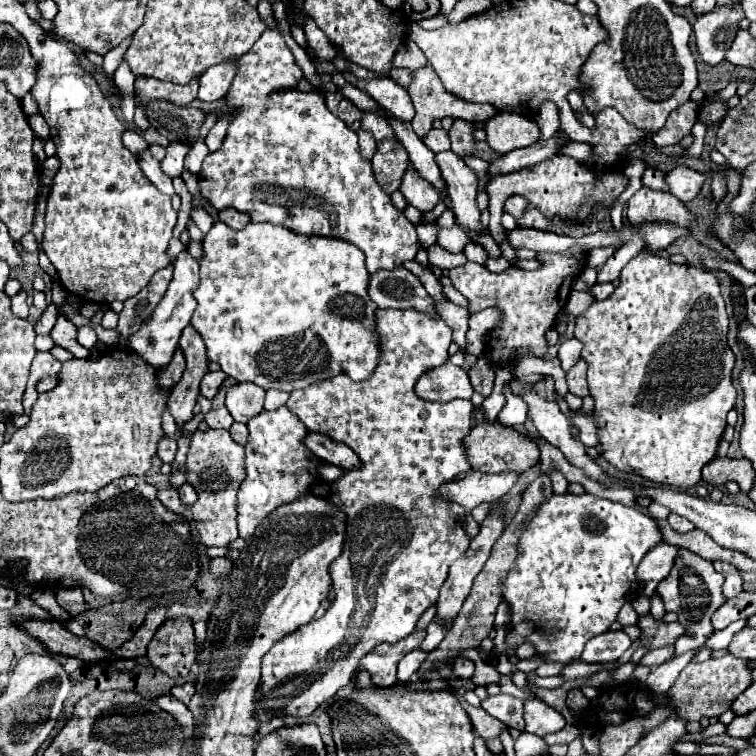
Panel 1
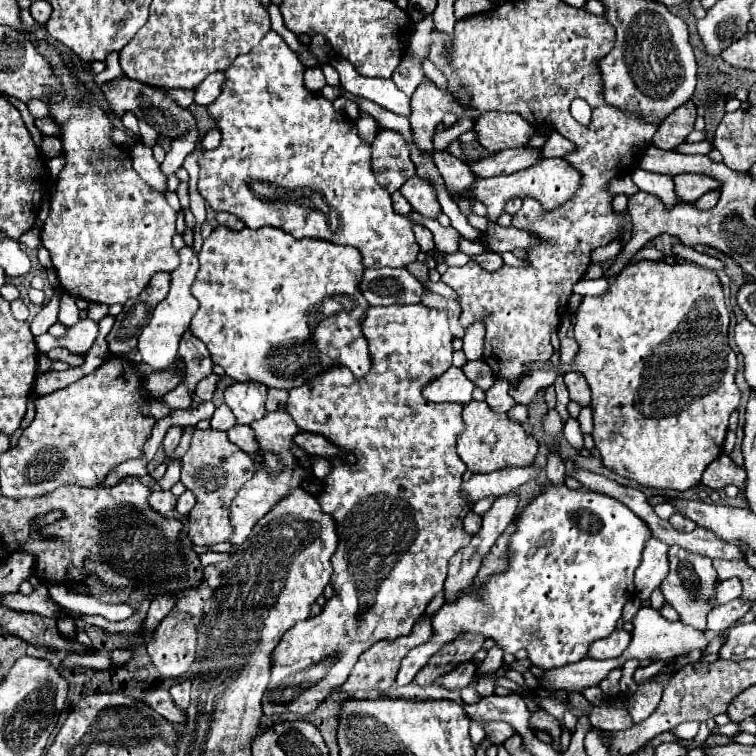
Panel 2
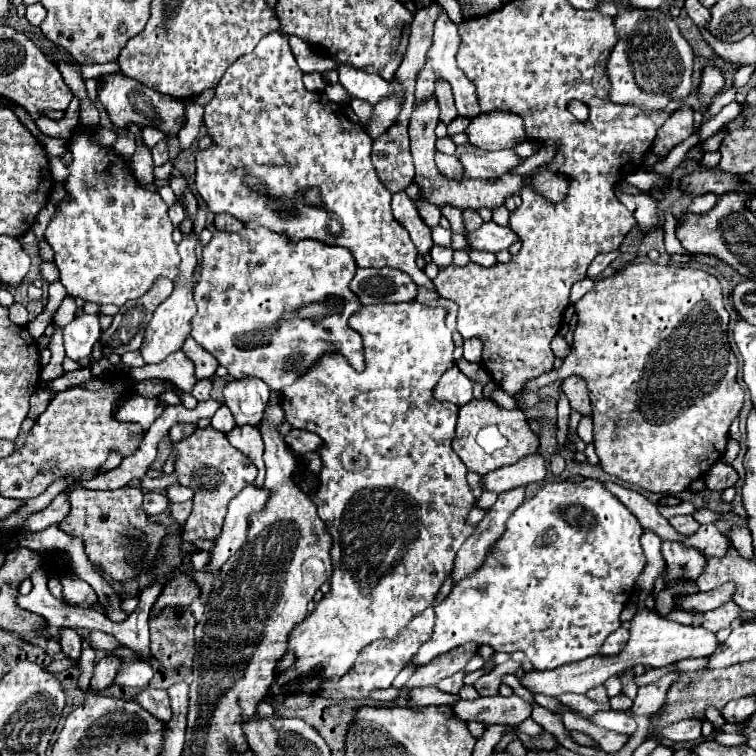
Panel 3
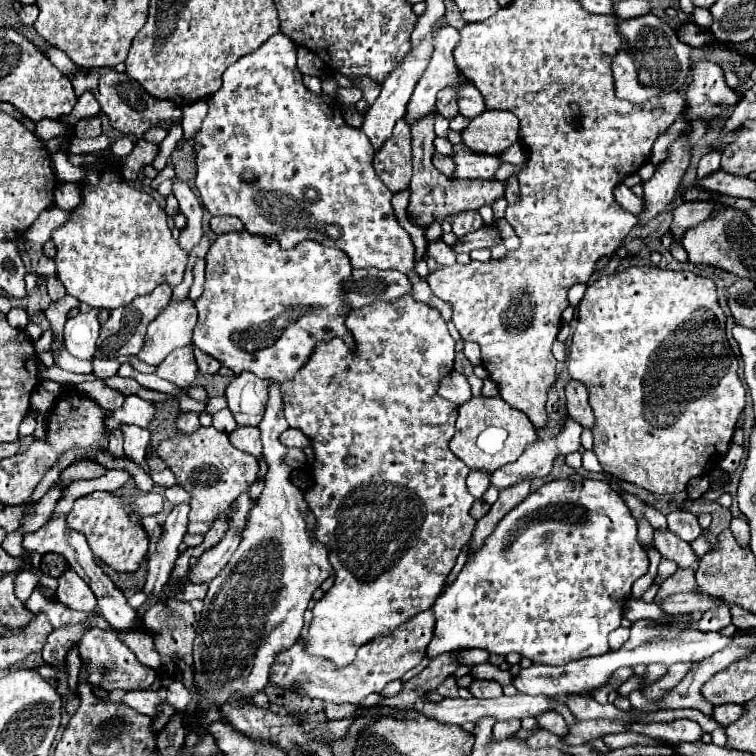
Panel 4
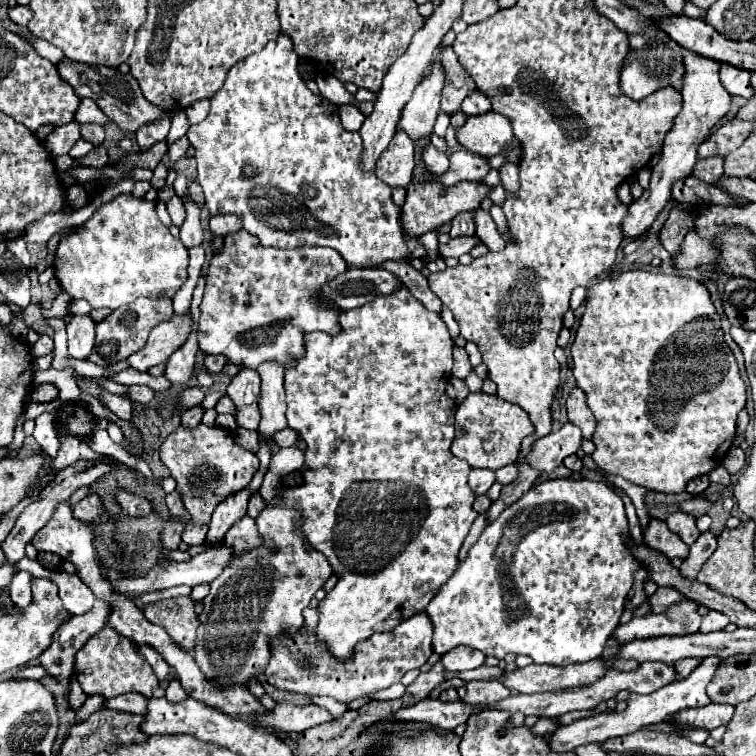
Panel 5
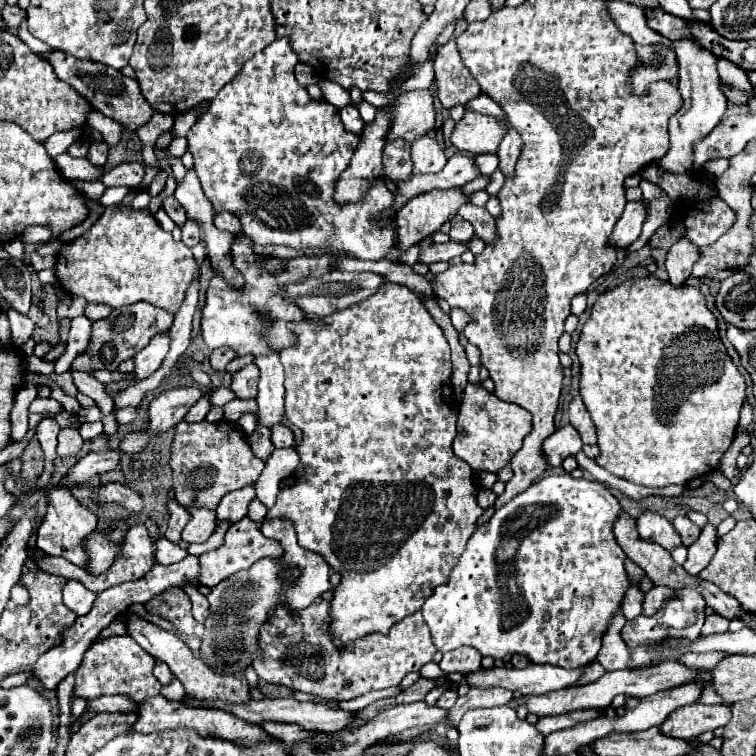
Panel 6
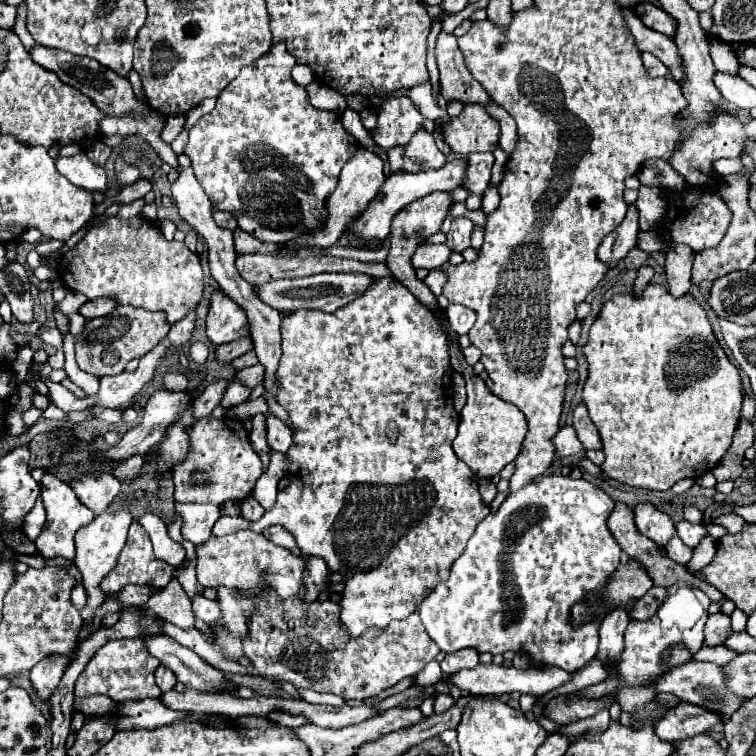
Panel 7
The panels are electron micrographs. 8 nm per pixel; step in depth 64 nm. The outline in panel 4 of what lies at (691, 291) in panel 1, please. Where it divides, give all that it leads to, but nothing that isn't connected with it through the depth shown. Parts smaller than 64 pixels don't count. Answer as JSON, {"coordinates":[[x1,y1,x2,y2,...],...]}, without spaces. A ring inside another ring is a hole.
{"coordinates":[[632,266,612,276,600,276,596,282,592,282,586,288,586,294,578,306,578,326,570,344,570,362,568,372,574,380,580,380,586,384,590,394,590,406,596,416,596,424,592,428,594,436,594,454,598,462,602,464,604,472,642,486,654,494,678,494,686,490,686,484,690,478,710,474,714,468,718,468,720,460,728,452,728,446,734,436,736,420,740,412,744,410,744,398,746,390,744,384,738,378,738,360,726,340,726,316,718,306,718,294,716,286,710,278,696,276,692,272,674,272,674,270,658,270,650,266]]}

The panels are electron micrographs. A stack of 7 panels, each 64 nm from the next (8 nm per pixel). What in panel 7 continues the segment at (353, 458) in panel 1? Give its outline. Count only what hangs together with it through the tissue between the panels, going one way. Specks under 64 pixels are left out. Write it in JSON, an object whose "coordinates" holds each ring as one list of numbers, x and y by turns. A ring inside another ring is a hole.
{"coordinates":[[274,414,266,416,266,440,274,452,286,452,292,444,292,430]]}

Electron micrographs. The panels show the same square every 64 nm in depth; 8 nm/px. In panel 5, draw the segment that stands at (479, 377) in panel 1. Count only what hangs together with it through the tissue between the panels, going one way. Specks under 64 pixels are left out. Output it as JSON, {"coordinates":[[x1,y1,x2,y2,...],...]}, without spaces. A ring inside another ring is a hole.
{"coordinates":[[454,346,454,368,452,368,452,376,464,380,470,372,472,372,472,366,470,366,470,360,468,360,466,350]]}

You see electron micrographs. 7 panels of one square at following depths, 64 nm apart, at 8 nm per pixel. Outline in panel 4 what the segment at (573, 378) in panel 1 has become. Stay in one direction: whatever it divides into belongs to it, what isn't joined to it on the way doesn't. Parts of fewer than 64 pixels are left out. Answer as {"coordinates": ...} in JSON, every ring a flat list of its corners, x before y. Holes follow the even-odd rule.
{"coordinates":[[570,380,566,386,566,406,568,406,568,418,576,420,582,428,594,426,594,414,588,404,588,392,582,382]]}

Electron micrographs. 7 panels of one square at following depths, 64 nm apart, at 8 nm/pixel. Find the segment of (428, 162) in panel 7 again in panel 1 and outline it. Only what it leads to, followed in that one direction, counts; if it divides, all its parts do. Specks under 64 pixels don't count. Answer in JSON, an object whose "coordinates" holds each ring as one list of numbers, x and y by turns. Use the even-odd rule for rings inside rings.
{"coordinates":[[438,152,436,164,442,172,442,178,448,186,448,194,452,200,452,208,456,214,456,222,464,228,482,230,480,226,480,210,476,206,478,192,478,176,470,170,460,156,454,152]]}

